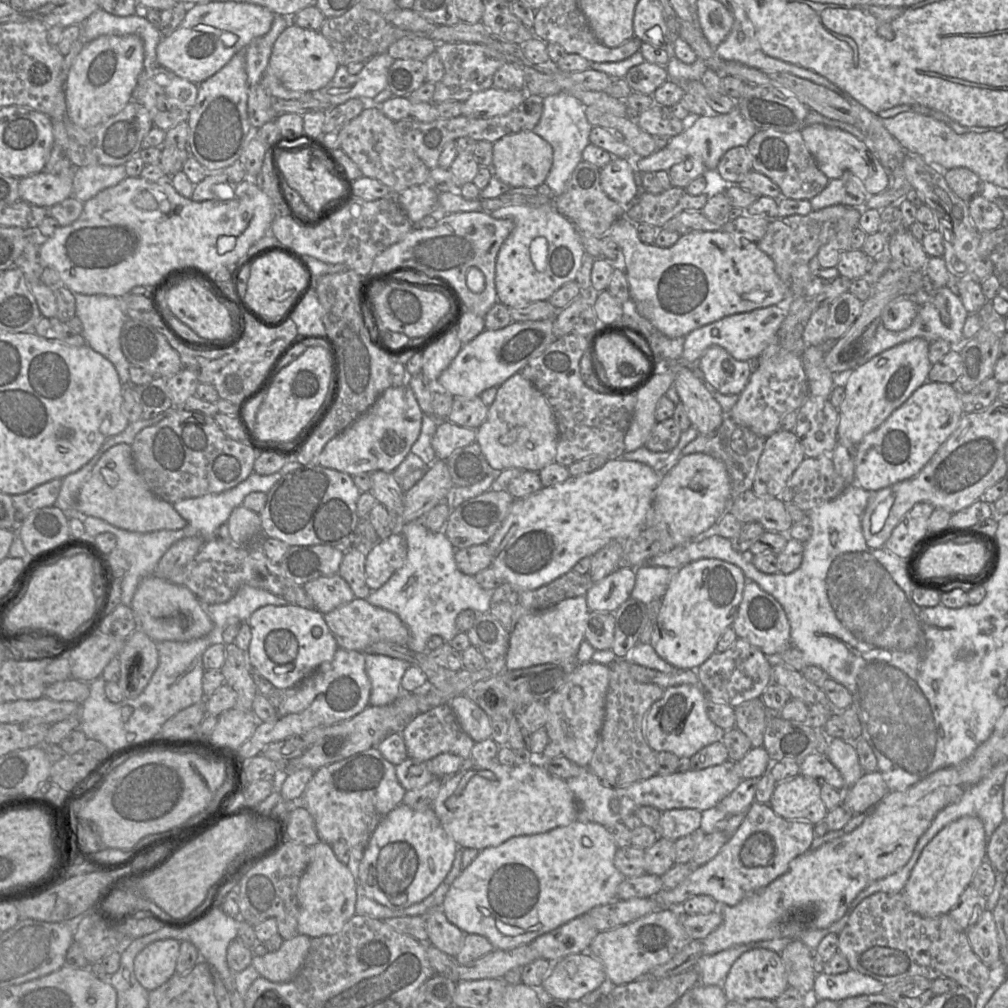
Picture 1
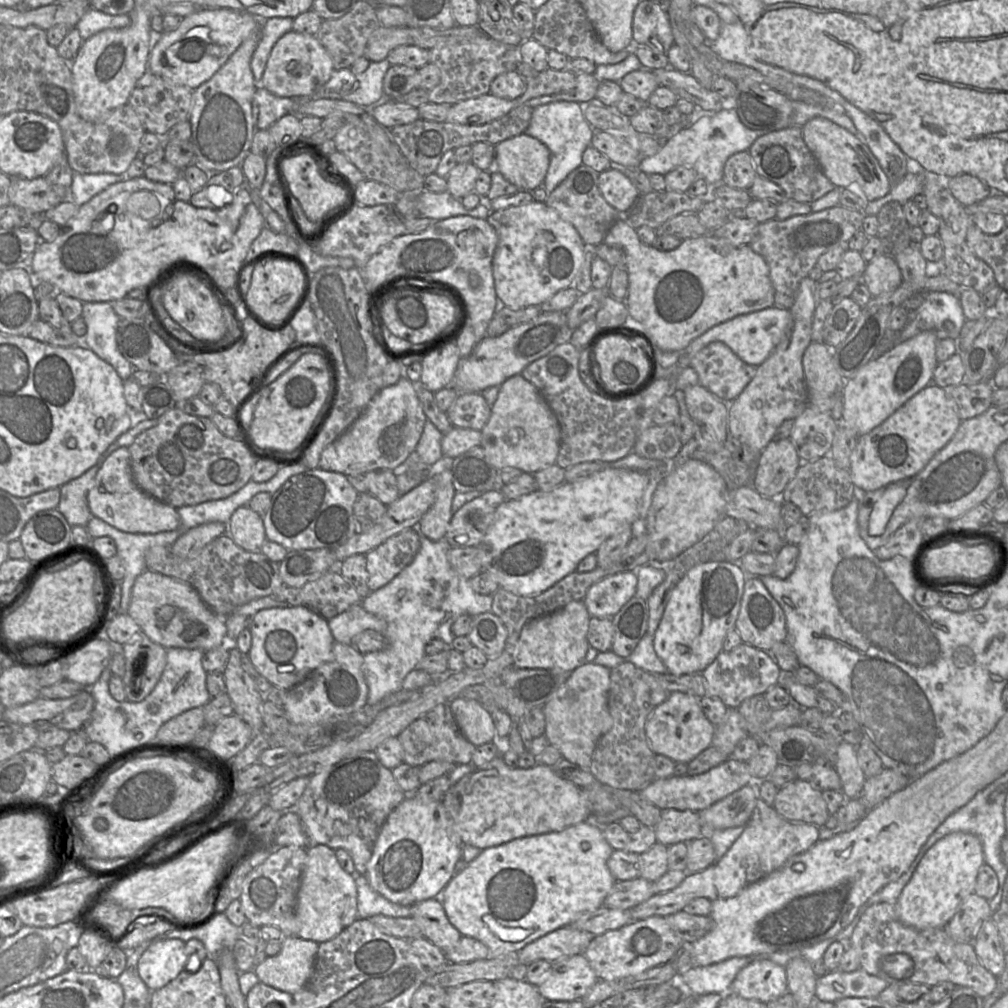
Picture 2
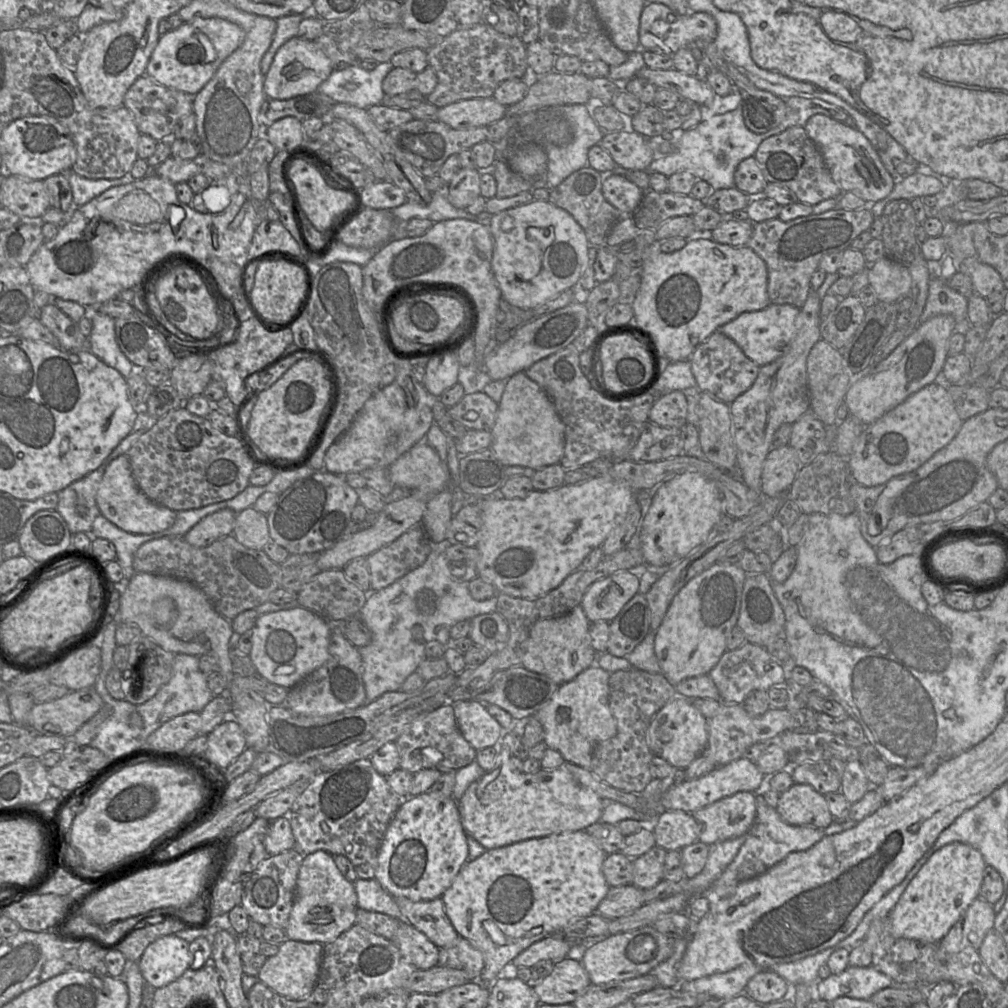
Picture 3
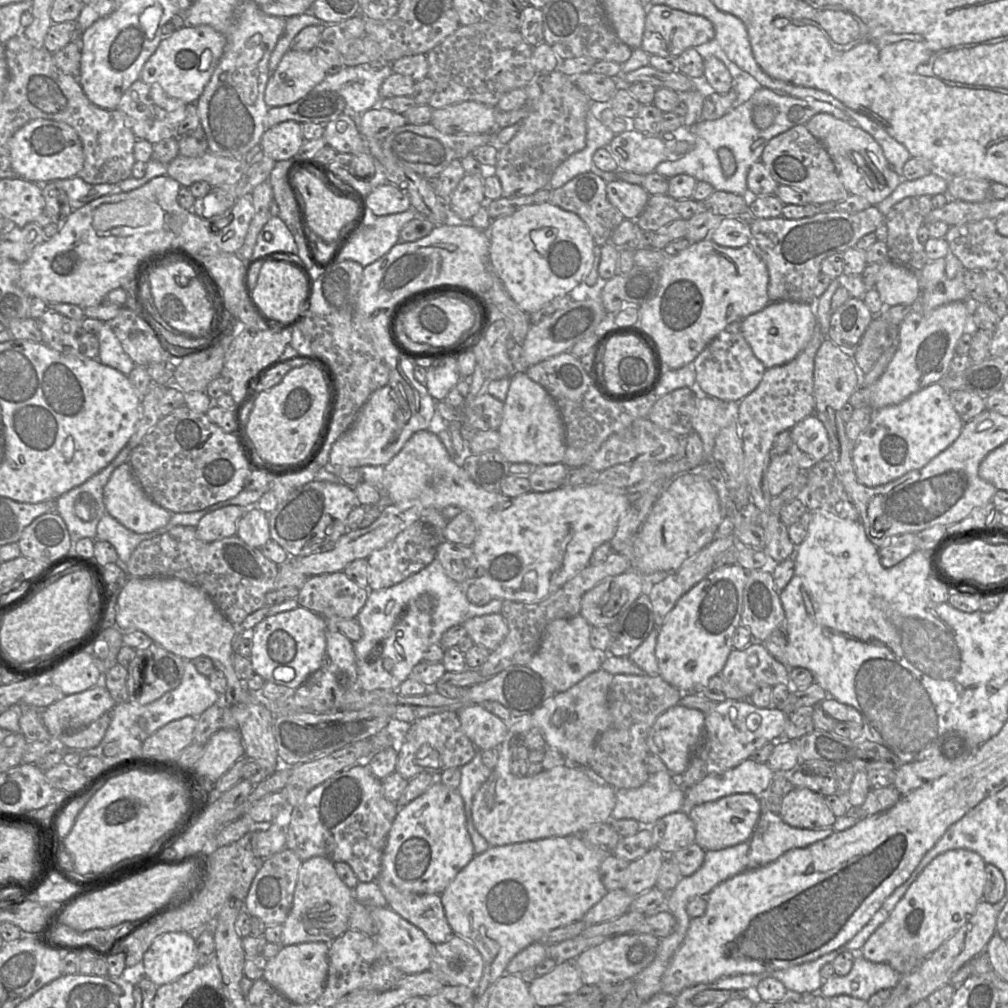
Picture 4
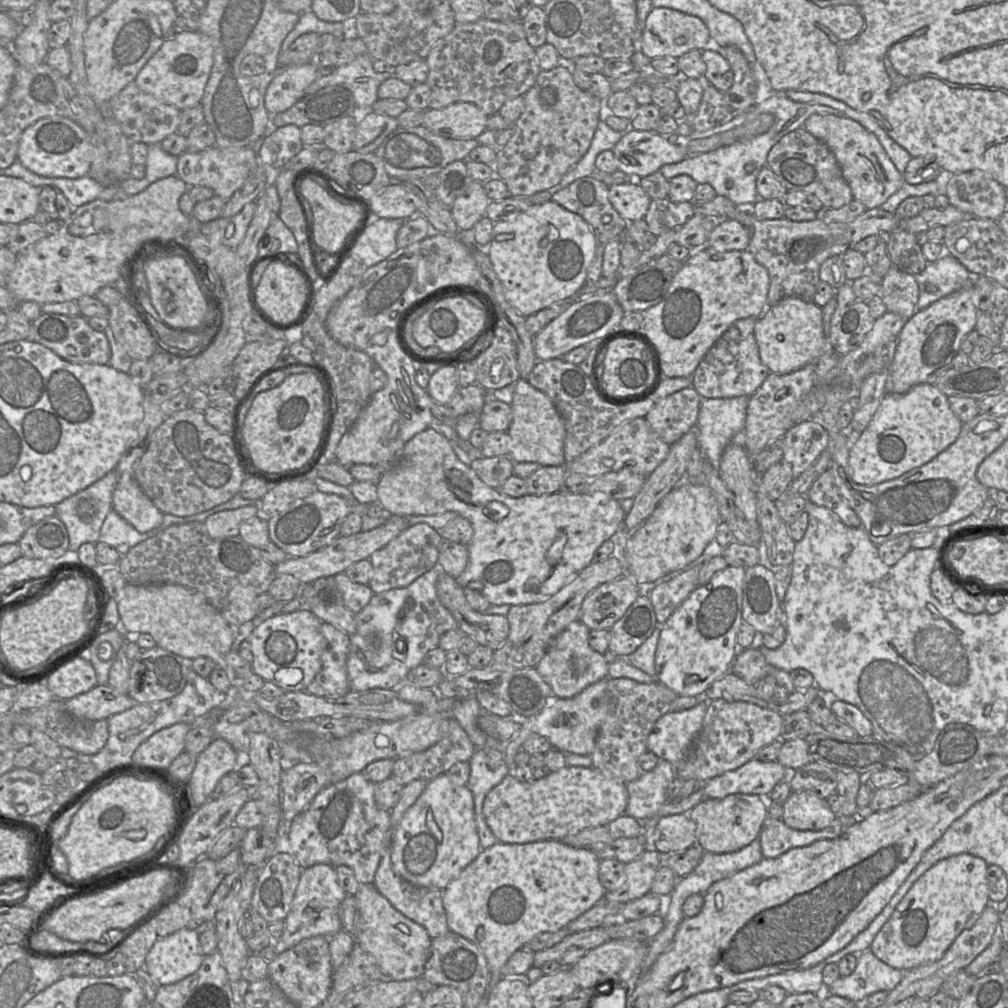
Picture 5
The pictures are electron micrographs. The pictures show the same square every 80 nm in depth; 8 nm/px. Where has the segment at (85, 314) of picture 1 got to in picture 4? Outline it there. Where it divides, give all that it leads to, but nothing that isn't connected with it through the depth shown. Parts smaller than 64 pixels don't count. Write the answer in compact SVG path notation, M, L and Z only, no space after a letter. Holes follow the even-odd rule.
M104 322L98 335L99 356L98 360L111 368L128 376L134 369L135 363L125 353L112 328Z

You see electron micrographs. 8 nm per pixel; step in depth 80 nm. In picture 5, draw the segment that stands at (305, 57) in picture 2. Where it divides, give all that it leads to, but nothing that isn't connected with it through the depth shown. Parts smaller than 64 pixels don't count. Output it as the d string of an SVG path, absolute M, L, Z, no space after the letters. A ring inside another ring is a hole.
M311 62L280 68L265 93L265 107L269 114L275 115L293 106L318 77Z

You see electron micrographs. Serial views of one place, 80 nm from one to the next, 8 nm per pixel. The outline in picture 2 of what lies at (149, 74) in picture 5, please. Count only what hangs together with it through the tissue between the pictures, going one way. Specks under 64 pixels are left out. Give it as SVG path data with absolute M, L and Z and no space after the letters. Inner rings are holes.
M202 8L199 9L192 14L184 17L178 26L177 29L170 32L163 32L160 35L155 37L154 43L150 50L149 59L148 59L148 70L150 70L153 74L161 77L167 83L172 85L180 85L186 86L193 90L197 89L201 84L208 81L231 57L231 55L238 49L238 47L255 31L257 31L261 26L261 21L266 19L259 19L255 15L245 12L238 11L230 8Z

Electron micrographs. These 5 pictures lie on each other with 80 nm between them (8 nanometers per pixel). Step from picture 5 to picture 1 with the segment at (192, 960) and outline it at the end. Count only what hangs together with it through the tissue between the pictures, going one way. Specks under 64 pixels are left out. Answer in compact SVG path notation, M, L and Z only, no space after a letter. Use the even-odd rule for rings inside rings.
M168 938L146 946L134 960L134 973L138 982L149 992L166 983L174 974L180 942Z

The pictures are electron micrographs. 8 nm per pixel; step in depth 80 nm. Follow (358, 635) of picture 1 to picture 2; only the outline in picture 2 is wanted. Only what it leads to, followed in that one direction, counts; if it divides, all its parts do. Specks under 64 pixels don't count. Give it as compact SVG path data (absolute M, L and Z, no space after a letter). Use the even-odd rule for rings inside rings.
M362 603L328 620L335 642L352 644L353 638L365 630L374 630L384 635L387 623L384 619L366 611Z

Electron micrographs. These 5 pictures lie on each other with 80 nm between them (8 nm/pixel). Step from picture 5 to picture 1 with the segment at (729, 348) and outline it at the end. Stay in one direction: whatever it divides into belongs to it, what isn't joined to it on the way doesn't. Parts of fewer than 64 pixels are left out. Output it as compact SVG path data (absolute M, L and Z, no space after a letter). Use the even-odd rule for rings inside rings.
M718 345L710 346L696 363L718 392L739 395L746 387L753 372L753 363L737 360Z

